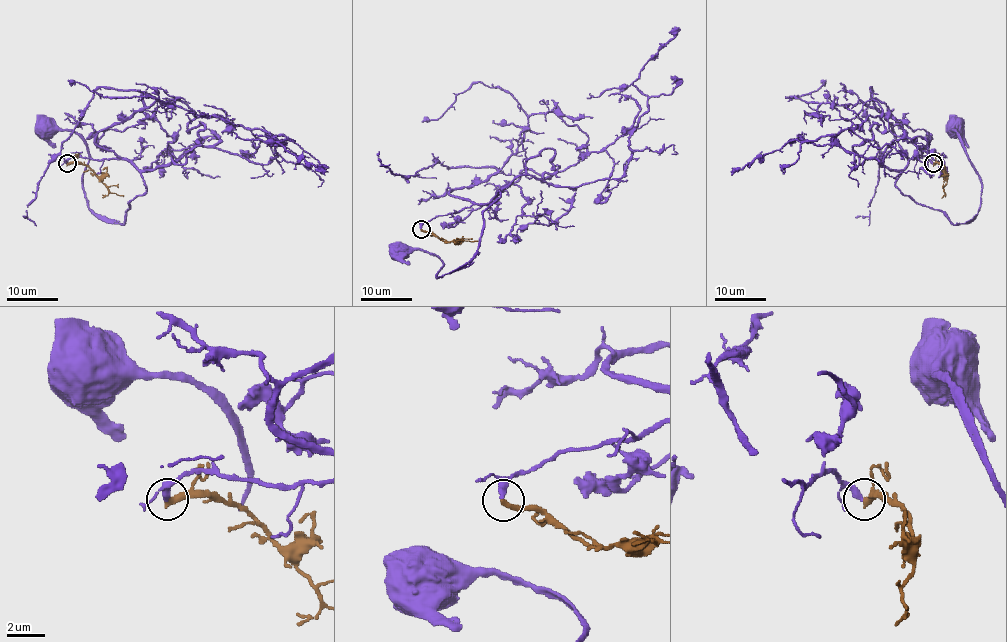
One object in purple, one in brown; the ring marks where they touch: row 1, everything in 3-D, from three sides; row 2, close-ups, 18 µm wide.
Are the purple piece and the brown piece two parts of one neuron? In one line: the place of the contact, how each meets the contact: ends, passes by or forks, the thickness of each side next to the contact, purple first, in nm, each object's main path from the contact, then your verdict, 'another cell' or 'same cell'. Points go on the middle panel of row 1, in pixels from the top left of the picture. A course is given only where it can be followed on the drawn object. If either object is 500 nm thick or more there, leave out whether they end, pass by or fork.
at (421, 229); purple ends there; brown ends there; 360 nm thick on the purple side, 360 nm on the other; purple runs (421, 229), (486, 205), (522, 175), (575, 187), (619, 178), (629, 131), (647, 109), (633, 83), (679, 27); brown runs (421, 229), (433, 231), (444, 241), (477, 240); same cell

